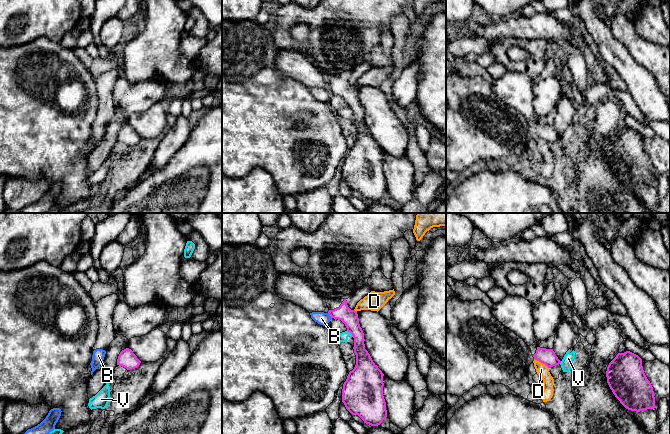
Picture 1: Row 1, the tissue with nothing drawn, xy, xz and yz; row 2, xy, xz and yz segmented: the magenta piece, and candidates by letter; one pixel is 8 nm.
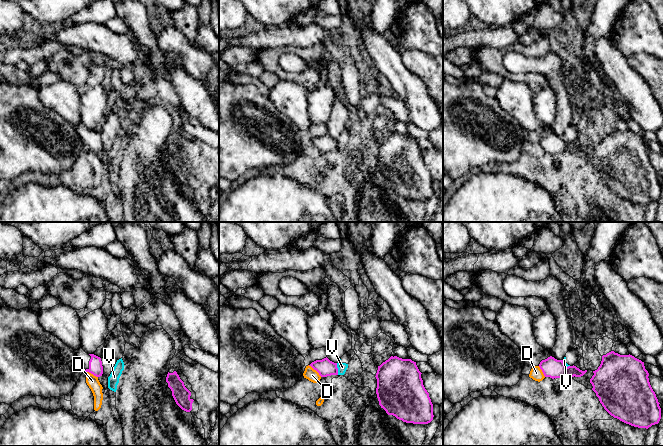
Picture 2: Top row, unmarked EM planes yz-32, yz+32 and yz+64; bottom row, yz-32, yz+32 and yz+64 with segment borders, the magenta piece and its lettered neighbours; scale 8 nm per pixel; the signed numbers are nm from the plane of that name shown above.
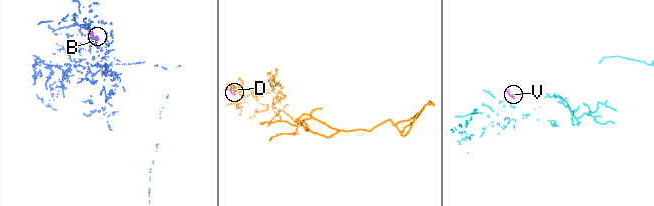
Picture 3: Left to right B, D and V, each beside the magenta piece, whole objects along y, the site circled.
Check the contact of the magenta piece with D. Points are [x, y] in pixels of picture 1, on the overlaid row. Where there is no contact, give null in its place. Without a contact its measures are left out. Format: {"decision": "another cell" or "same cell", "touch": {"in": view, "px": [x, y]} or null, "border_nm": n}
{"decision": "another cell", "touch": {"in": "yz", "px": [541, 362]}, "border_nm": 150}

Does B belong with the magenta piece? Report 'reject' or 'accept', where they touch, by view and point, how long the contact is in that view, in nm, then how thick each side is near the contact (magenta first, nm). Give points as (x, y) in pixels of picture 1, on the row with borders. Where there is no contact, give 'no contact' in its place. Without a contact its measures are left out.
reject | xz (329, 314) | 50 nm | 130/100 nm

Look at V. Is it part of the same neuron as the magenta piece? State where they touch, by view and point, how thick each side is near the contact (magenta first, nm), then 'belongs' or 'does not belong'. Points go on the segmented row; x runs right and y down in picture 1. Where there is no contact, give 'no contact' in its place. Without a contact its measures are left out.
contact xz (350, 332); calibres 130 and 80 nm; does not belong

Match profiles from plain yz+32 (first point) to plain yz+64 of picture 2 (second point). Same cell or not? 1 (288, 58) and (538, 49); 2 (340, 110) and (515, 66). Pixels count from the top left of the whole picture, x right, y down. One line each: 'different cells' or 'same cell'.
1: different cells
2: same cell

